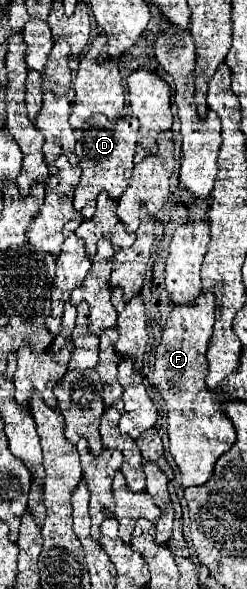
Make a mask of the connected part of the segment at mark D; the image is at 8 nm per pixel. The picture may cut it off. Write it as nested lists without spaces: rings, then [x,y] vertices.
[[[95,114],[85,122],[83,128],[75,130],[75,154],[81,158],[79,166],[83,170],[81,180],[75,190],[75,210],[83,214],[87,220],[95,216],[95,200],[99,192],[107,192],[113,200],[119,200],[119,196],[125,192],[125,188],[131,184],[131,170],[133,170],[133,154],[137,146],[137,132],[139,122],[133,116],[125,116],[119,122],[109,122],[103,114]]]

